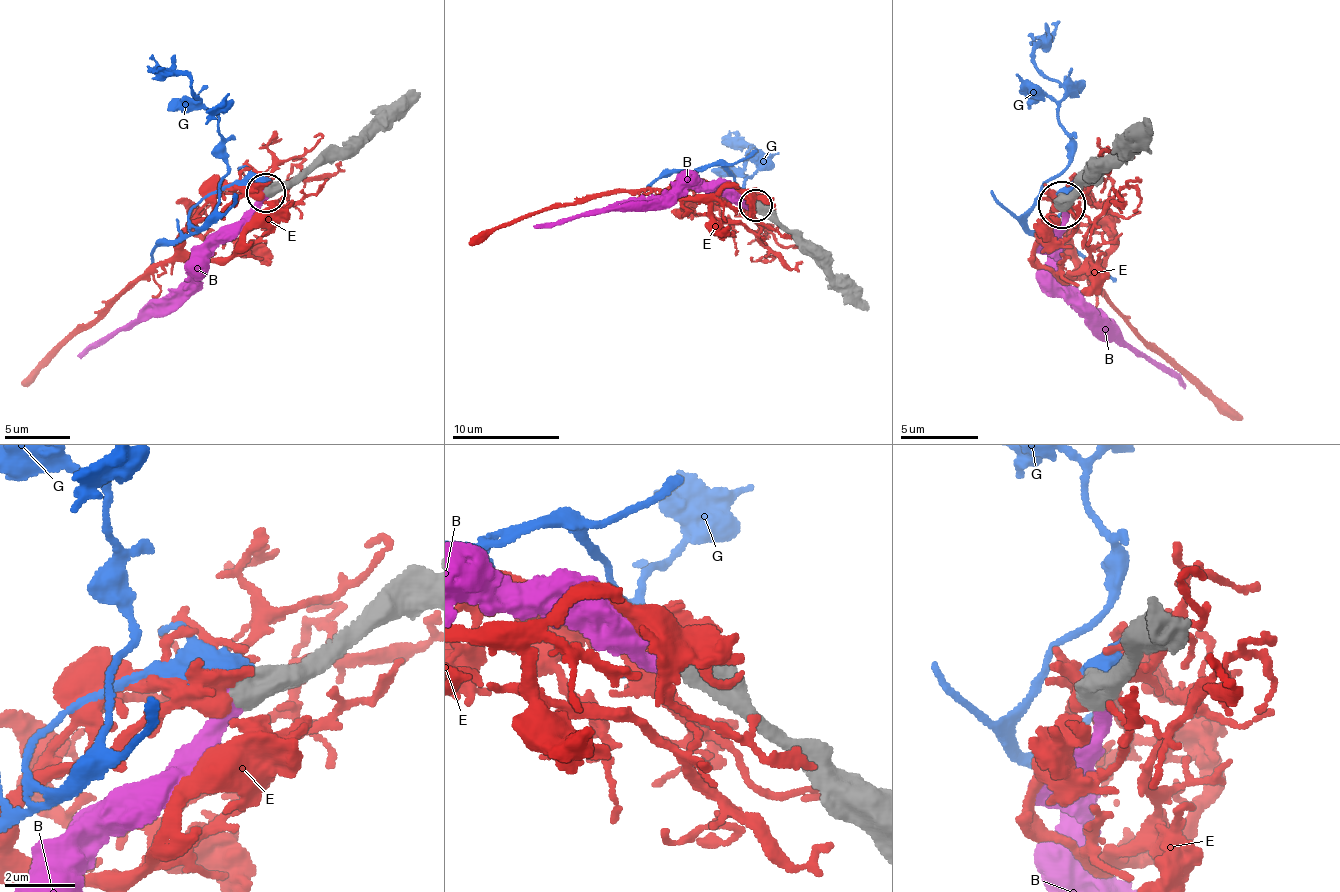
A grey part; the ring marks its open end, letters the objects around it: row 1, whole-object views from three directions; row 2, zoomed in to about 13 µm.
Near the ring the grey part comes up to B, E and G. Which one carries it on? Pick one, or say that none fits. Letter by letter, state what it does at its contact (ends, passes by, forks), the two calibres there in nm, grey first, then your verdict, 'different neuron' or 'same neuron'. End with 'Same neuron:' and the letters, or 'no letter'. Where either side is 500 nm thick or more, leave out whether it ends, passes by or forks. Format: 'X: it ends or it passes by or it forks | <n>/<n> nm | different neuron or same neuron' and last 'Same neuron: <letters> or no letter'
B: 700/550 nm | same neuron
E: 600/400 nm | different neuron
G: 750/700 nm | different neuron
Same neuron: B

